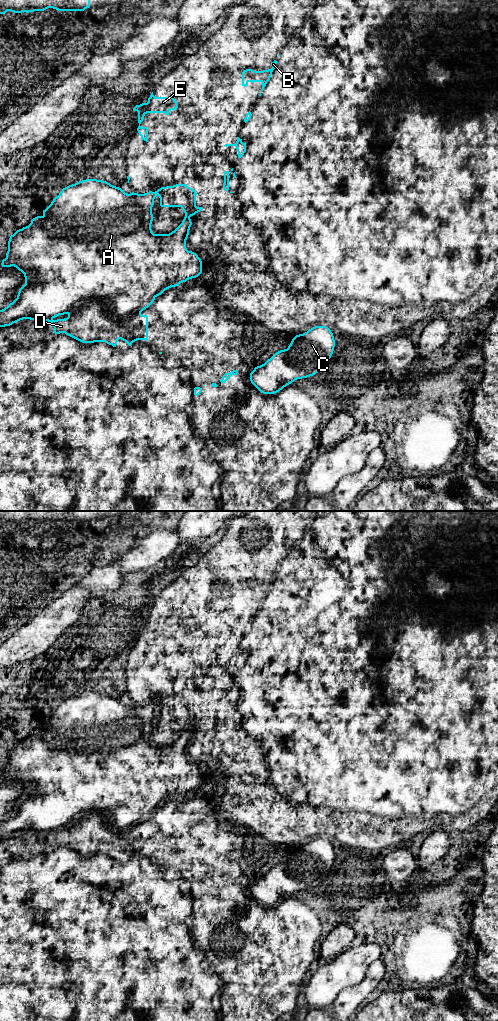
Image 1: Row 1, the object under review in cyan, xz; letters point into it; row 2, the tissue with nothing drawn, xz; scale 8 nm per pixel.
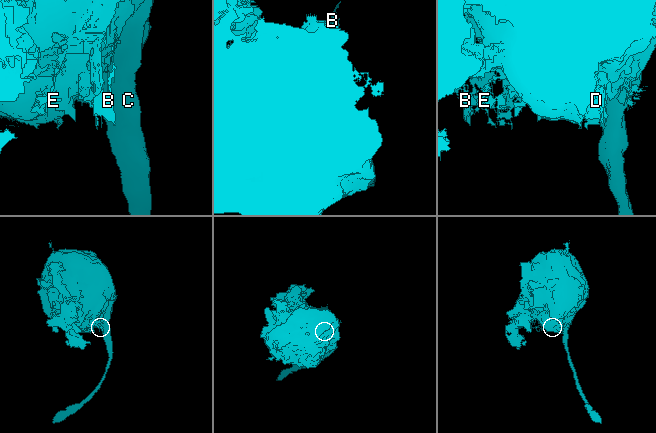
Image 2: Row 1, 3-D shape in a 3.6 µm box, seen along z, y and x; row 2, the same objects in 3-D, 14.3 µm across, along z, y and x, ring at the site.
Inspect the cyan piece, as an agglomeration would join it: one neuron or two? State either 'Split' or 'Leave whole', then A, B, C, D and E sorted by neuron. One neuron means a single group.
Leave whole. Groups: A B C D E

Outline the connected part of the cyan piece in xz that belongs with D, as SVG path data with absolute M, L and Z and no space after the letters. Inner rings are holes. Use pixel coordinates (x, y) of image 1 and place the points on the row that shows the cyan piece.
M86 179L62 189L51 204L43 210L42 216L37 216L31 220L31 223L17 230L10 236L8 241L8 251L6 258L2 260L2 267L16 267L24 274L25 284L19 289L17 298L0 310L0 327L10 326L23 319L48 321L53 325L55 334L65 333L66 335L82 342L94 343L105 342L116 347L119 339L125 341L129 346L137 340L148 340L148 316L141 312L148 308L155 298L161 295L165 290L179 286L180 283L189 279L196 278L202 273L202 261L198 255L186 248L186 240L192 225L190 217L200 212L203 208L196 206L196 191L185 184L176 184L173 186L161 187L155 192L149 191L144 194L125 193L121 188L110 183L97 179ZM156 196L160 198L161 207L181 207L185 213L182 223L169 234L154 234L151 229L153 221L152 207Z

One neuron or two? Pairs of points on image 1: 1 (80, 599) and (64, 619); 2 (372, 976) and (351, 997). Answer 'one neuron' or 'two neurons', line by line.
1: one neuron
2: one neuron

